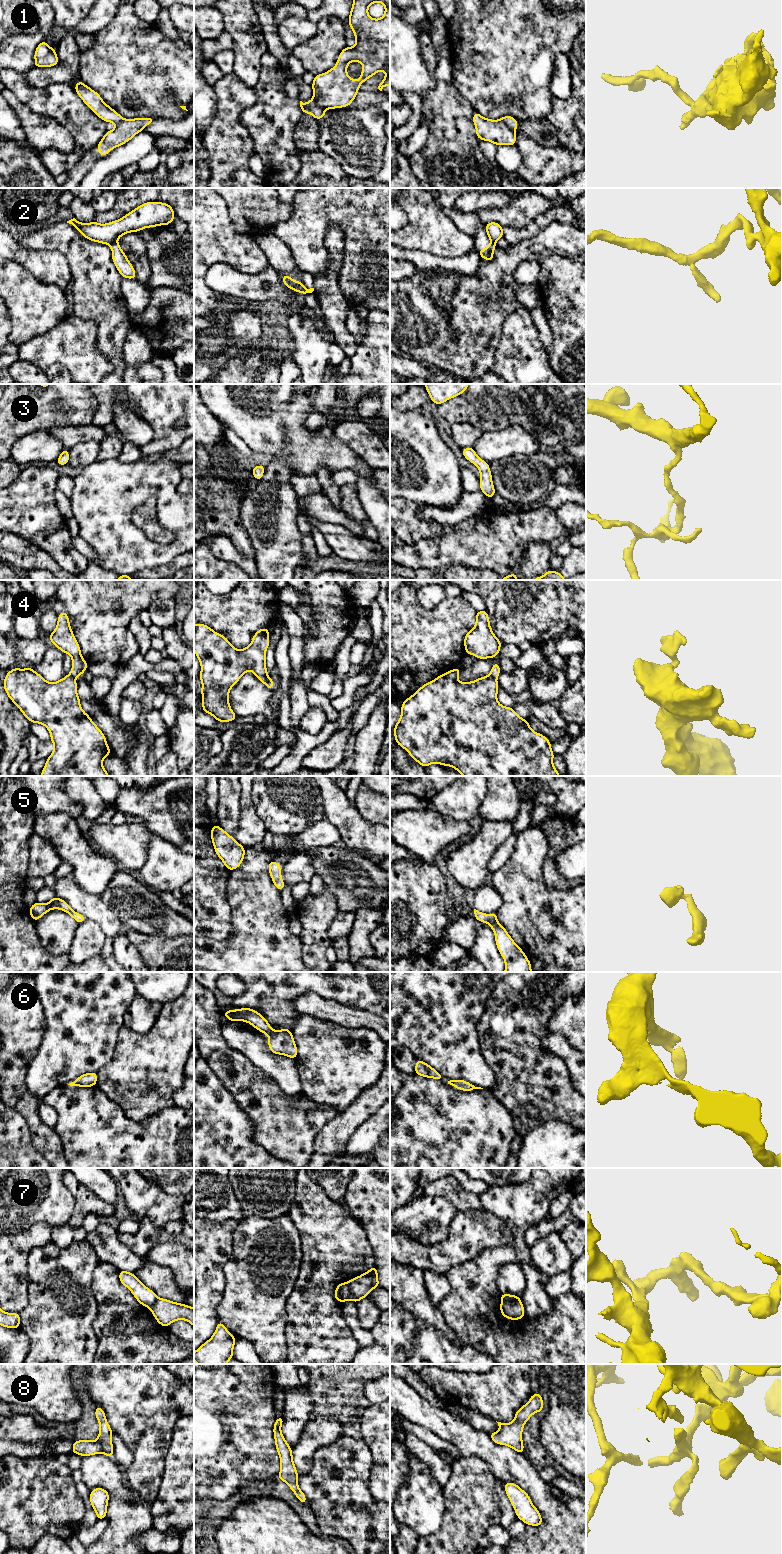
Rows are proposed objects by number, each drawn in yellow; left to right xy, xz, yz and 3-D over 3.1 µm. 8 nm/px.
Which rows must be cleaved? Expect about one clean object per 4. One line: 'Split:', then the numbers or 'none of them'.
Split: 1, 2, 4, 7

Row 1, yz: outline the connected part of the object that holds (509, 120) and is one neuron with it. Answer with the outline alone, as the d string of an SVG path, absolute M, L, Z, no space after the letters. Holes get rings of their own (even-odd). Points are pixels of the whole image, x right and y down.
M510 115L502 117L501 120L503 120L513 131L518 128L518 121Z

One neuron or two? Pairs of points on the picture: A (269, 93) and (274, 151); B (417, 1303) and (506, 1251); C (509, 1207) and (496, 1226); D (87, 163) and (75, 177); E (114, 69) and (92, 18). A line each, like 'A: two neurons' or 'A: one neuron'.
A: one neuron
B: two neurons
C: two neurons
D: one neuron
E: two neurons

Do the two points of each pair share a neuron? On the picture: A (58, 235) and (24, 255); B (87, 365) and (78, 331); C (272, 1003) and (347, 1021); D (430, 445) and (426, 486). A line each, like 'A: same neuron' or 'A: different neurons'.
A: different neurons
B: same neuron
C: different neurons
D: same neuron

